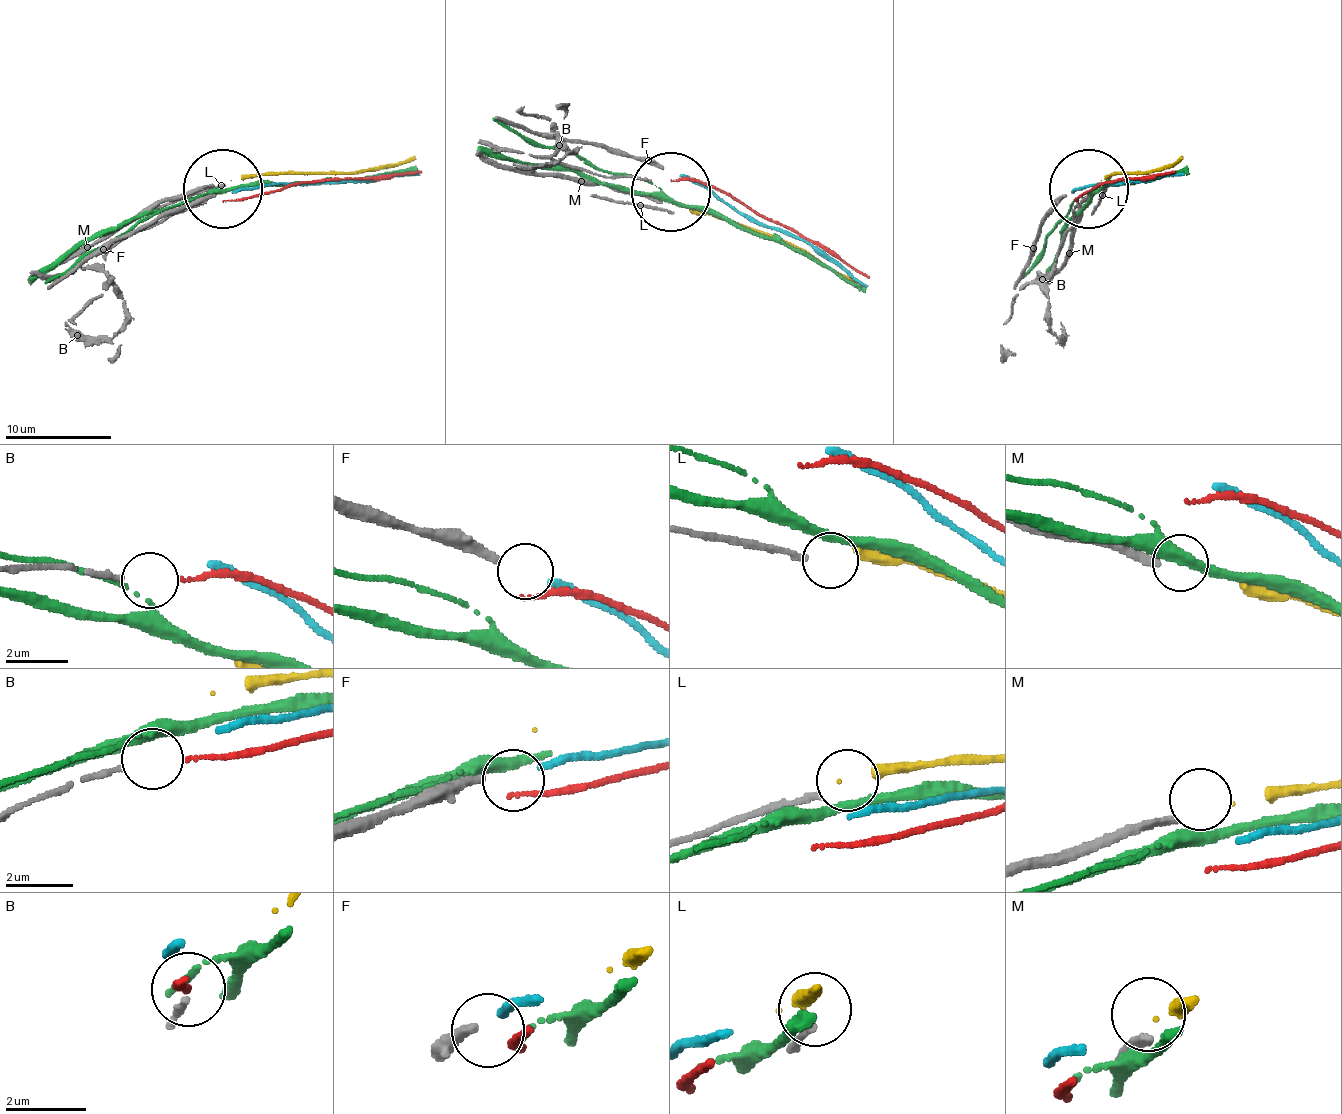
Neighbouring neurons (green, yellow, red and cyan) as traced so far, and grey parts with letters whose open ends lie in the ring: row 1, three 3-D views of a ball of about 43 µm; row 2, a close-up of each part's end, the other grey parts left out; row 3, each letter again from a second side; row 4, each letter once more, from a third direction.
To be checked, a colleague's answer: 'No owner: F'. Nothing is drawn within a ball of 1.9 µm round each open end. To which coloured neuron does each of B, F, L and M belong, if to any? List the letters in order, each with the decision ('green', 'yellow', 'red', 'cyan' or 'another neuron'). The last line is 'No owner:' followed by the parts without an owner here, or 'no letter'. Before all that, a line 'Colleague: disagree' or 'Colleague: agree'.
Colleague: disagree
B: red
F: cyan
L: another neuron
M: yellow
No owner: L

